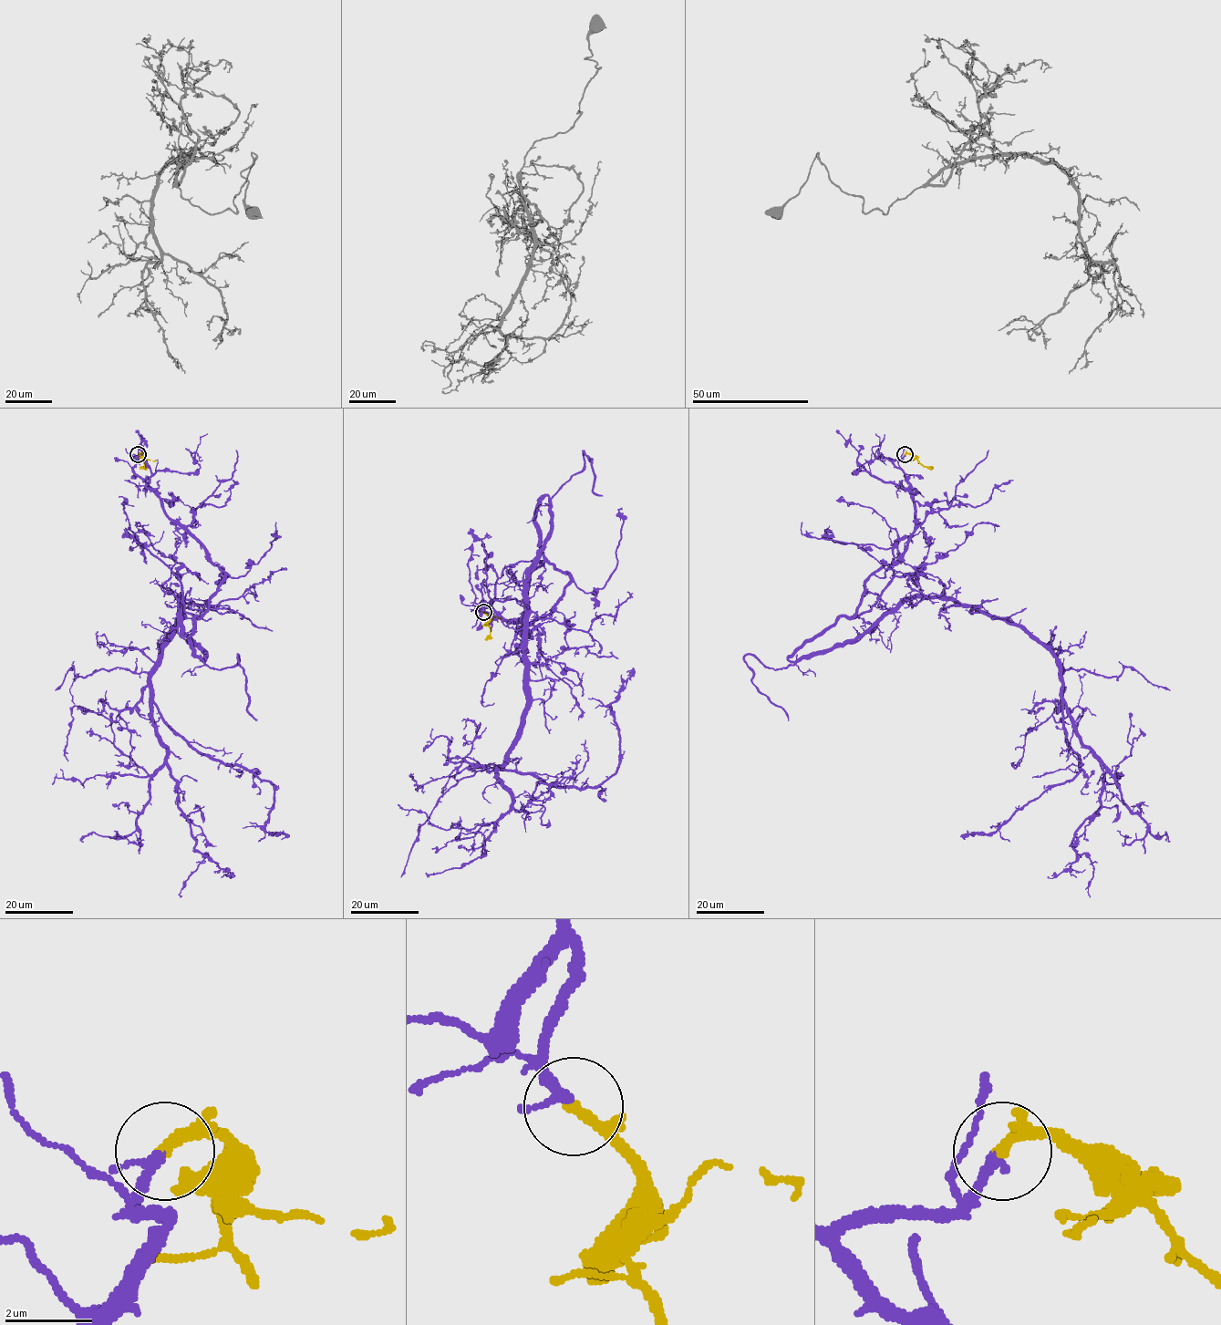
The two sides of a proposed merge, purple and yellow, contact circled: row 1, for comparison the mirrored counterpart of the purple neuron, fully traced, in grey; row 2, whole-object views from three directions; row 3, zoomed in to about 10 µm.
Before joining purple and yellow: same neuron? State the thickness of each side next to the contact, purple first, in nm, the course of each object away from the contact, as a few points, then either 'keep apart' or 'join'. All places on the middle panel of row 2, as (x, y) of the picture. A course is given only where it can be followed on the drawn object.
calibres 180 and 280 nm; course purple (483, 612), (482, 599), (523, 628), (522, 734), (496, 770), (599, 786), (619, 762), (611, 704), (626, 672); course yellow (483, 612), (489, 619), (490, 631), (486, 640); join

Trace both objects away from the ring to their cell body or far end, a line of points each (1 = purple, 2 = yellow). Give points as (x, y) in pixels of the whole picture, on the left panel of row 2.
1: (138, 454), (178, 537), (162, 584), (181, 615), (152, 702), (198, 751), (274, 786), (265, 832), (281, 839)
2: (138, 454), (143, 454), (144, 466), (140, 469)

